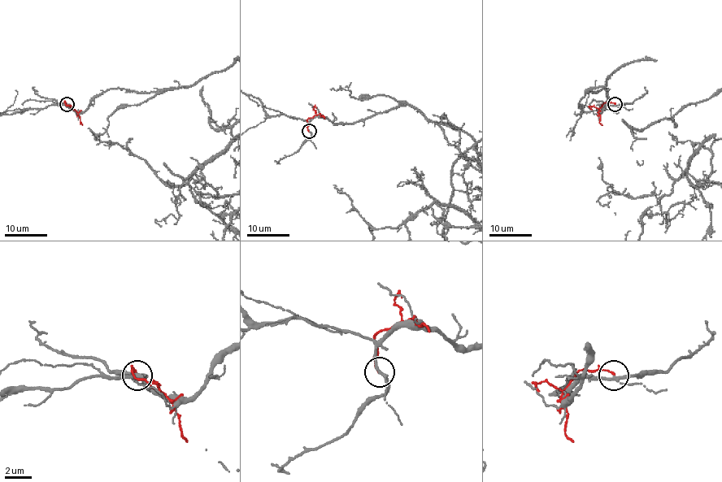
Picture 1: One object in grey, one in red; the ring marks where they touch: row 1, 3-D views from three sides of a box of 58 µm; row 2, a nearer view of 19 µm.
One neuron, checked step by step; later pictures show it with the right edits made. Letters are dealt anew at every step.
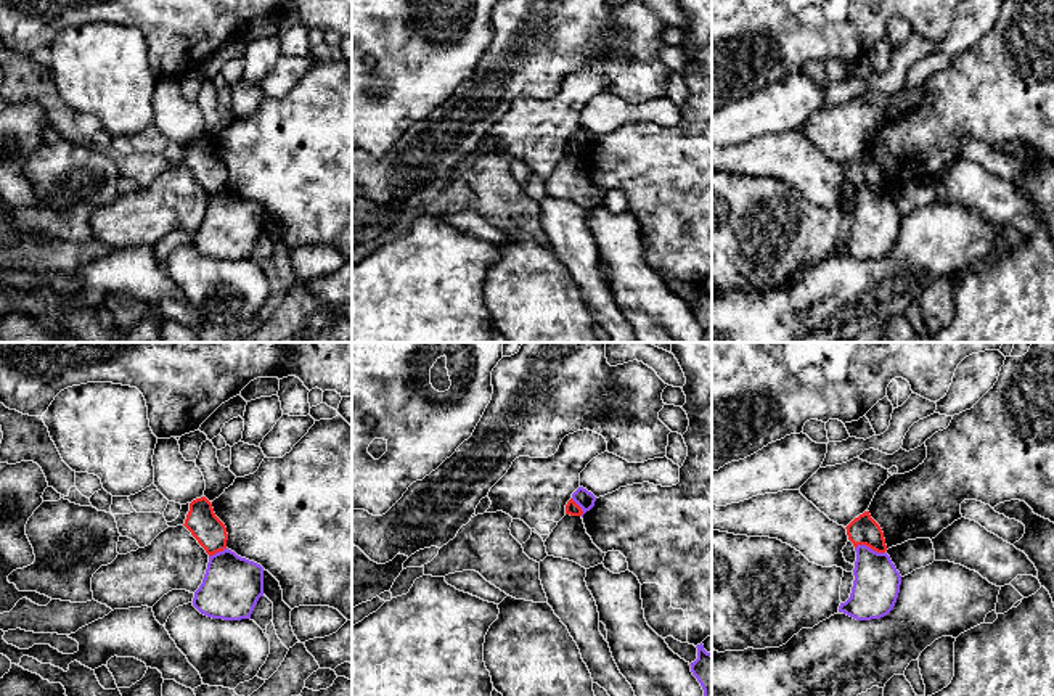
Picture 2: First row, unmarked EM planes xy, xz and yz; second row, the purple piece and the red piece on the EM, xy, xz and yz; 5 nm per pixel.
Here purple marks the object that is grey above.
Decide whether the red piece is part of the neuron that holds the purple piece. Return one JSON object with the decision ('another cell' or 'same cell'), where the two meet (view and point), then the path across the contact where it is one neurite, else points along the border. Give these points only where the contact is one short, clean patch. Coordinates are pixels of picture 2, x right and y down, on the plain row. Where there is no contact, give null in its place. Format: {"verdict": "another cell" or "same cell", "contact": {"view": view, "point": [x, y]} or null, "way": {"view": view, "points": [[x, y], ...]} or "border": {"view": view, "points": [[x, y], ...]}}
{"verdict": "another cell", "contact": {"view": "yz", "point": [868, 187]}, "border": {"view": "yz", "points": [[855, 187], [866, 185], [884, 193]]}}

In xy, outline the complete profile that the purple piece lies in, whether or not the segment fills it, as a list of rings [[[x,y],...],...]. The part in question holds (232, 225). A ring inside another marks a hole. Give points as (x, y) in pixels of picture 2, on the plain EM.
[[[225,188],[209,196],[193,246],[204,256],[223,260],[251,259],[264,236],[264,207]]]

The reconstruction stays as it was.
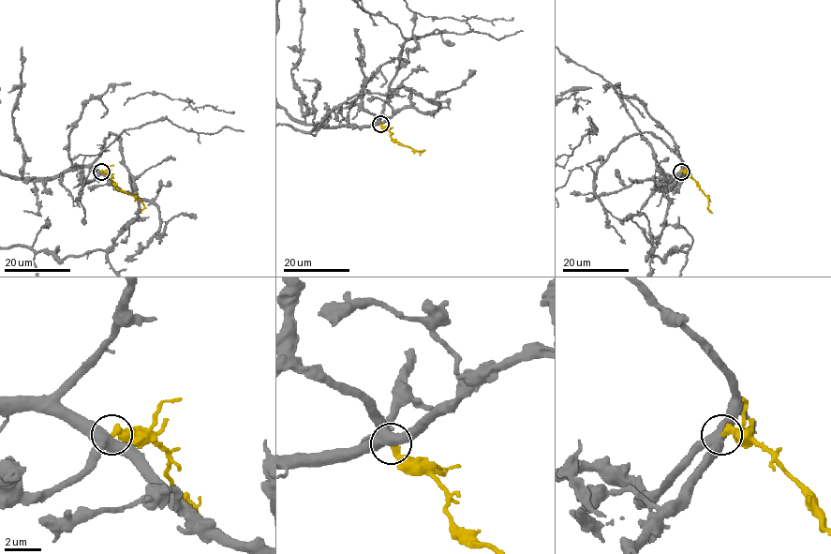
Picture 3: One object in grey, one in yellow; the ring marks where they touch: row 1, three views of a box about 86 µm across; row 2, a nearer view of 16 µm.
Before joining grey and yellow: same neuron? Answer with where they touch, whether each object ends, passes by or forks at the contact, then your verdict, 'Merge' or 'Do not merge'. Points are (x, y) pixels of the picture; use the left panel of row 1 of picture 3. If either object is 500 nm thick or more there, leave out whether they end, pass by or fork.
Place: (101, 172). Do not merge

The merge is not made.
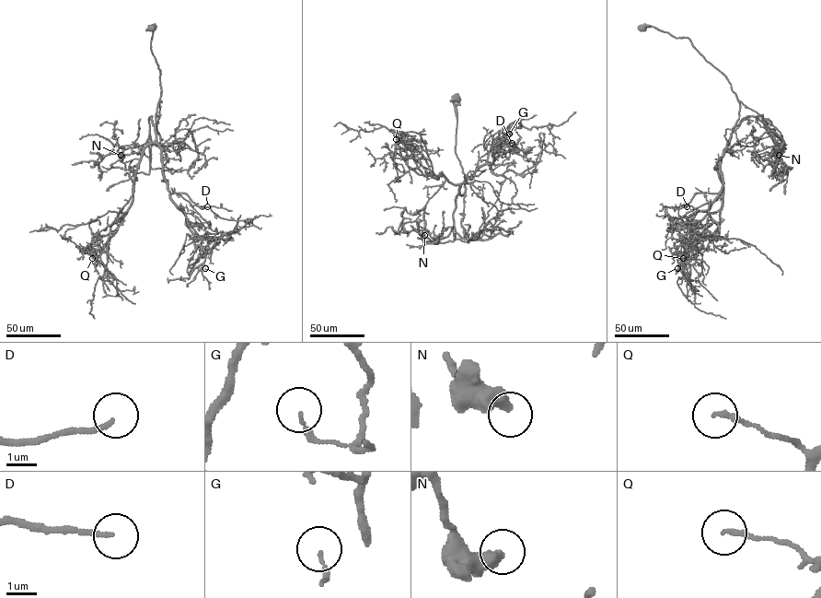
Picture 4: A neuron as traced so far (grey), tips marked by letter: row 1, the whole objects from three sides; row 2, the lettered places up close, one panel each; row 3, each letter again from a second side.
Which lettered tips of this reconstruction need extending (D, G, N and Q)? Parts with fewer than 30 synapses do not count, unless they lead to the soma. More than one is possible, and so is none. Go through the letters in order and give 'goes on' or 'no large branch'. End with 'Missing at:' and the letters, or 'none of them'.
D: goes on
G: no large branch
N: no large branch
Q: no large branch
Missing at: D

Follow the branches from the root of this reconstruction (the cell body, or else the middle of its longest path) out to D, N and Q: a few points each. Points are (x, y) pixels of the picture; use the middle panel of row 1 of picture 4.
D: (456, 99), (455, 151), (465, 187), (460, 194), (459, 186), (474, 174), (479, 159), (503, 141), (512, 143)
N: (456, 99), (455, 151), (465, 192), (456, 199), (450, 232), (430, 241), (424, 235)
Q: (456, 99), (455, 151), (464, 174), (462, 195), (459, 187), (441, 173), (437, 178), (424, 176), (396, 139)

